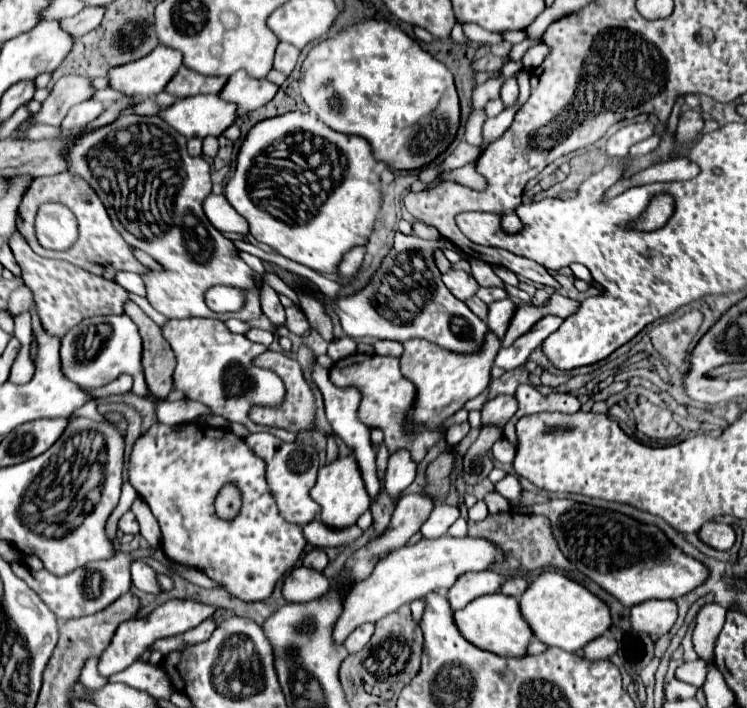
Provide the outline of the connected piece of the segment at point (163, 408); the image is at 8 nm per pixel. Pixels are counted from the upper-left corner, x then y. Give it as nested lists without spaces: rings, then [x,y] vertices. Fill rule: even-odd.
[[[188,398],[178,400],[178,402],[158,402],[156,414],[158,414],[158,420],[168,424],[168,426],[186,424],[186,422],[192,422],[196,418],[214,416],[208,406],[204,406],[200,402],[192,402]]]

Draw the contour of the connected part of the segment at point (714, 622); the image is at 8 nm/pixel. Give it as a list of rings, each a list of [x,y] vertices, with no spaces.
[[[716,602],[704,604],[698,610],[696,626],[694,626],[694,634],[692,634],[694,650],[696,650],[698,658],[702,658],[706,662],[712,660],[714,640],[716,640],[716,634],[722,630],[724,616],[726,616],[726,610],[720,604],[716,604]]]

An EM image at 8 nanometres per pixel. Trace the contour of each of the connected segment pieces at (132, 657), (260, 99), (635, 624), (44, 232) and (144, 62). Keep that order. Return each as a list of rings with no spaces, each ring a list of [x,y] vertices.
[[[168,600],[164,602],[162,606],[158,606],[150,616],[146,618],[132,618],[128,622],[122,622],[110,642],[110,646],[104,650],[104,654],[100,656],[100,662],[98,662],[98,672],[104,676],[104,678],[110,678],[112,674],[118,674],[122,672],[124,668],[128,668],[130,664],[134,664],[136,660],[140,660],[140,656],[160,638],[166,638],[166,636],[172,636],[172,634],[180,634],[180,632],[186,632],[194,626],[198,626],[204,618],[212,616],[216,612],[214,606],[206,606],[206,604],[200,604],[200,602],[194,602],[194,600]]]
[[[240,70],[228,78],[226,86],[218,92],[218,96],[228,102],[234,102],[238,108],[238,114],[246,114],[246,112],[252,112],[252,110],[264,106],[266,102],[270,102],[274,98],[276,90],[278,90],[278,86],[274,86],[272,82],[248,78]]]
[[[646,600],[630,608],[630,624],[636,632],[650,636],[666,634],[678,618],[674,600]]]
[[[44,202],[36,214],[36,236],[44,248],[68,250],[78,238],[78,220],[60,202]]]
[[[156,46],[148,58],[140,58],[136,62],[128,62],[124,66],[114,66],[108,70],[110,88],[122,92],[130,98],[154,98],[164,90],[168,80],[176,74],[182,64],[182,54]]]

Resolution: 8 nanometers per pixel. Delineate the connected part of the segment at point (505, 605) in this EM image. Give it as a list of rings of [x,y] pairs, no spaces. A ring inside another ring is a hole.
[[[486,594],[482,598],[474,598],[468,606],[454,612],[454,624],[460,630],[460,634],[472,642],[478,648],[484,648],[488,652],[500,654],[500,656],[514,656],[520,658],[526,654],[526,646],[532,640],[532,630],[520,616],[518,600],[506,594]]]

